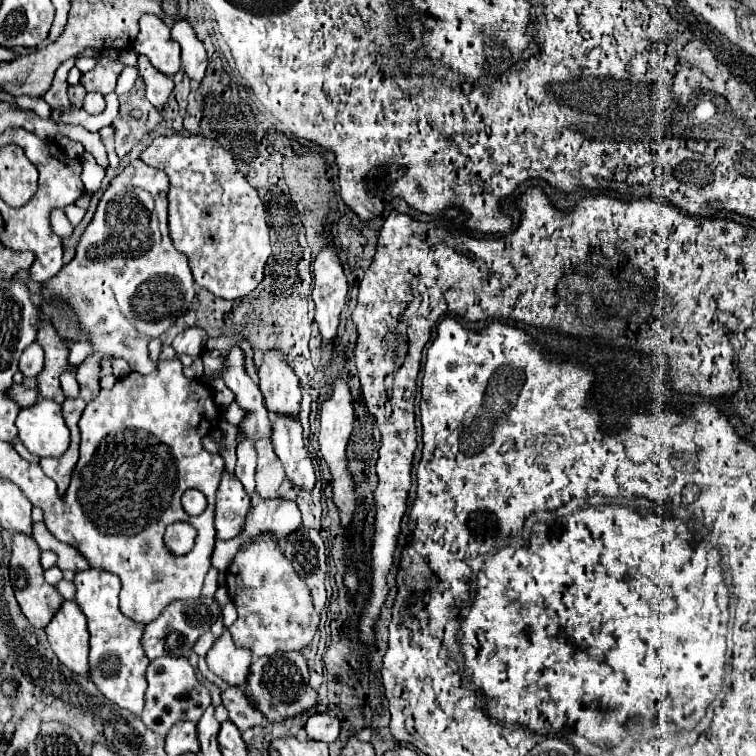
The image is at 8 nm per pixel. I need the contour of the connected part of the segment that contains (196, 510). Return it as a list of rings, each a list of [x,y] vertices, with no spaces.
[[[186,491],[182,495],[182,507],[190,515],[200,515],[206,509],[206,497],[200,491]]]

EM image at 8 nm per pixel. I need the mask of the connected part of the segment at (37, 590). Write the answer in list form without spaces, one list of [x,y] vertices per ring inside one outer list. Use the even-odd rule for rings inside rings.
[[[16,533],[14,535],[14,543],[12,543],[12,559],[10,559],[10,581],[16,593],[16,599],[20,603],[22,613],[26,615],[26,619],[36,627],[36,629],[44,629],[54,613],[62,607],[64,597],[44,581],[44,569],[40,565],[40,549],[36,545],[36,541],[28,535]]]

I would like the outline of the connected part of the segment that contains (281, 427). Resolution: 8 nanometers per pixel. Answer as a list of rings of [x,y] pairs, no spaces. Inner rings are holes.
[[[276,415],[276,421],[272,423],[272,445],[278,459],[282,461],[286,479],[292,483],[294,491],[310,493],[316,485],[316,477],[312,459],[304,449],[300,423],[296,419]]]

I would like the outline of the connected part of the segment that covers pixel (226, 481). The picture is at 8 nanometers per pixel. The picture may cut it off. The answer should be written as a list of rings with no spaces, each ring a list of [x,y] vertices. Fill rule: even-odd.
[[[224,471],[222,483],[216,493],[216,511],[214,511],[216,539],[228,540],[238,535],[242,531],[242,523],[248,509],[250,497],[246,495],[242,483]]]

